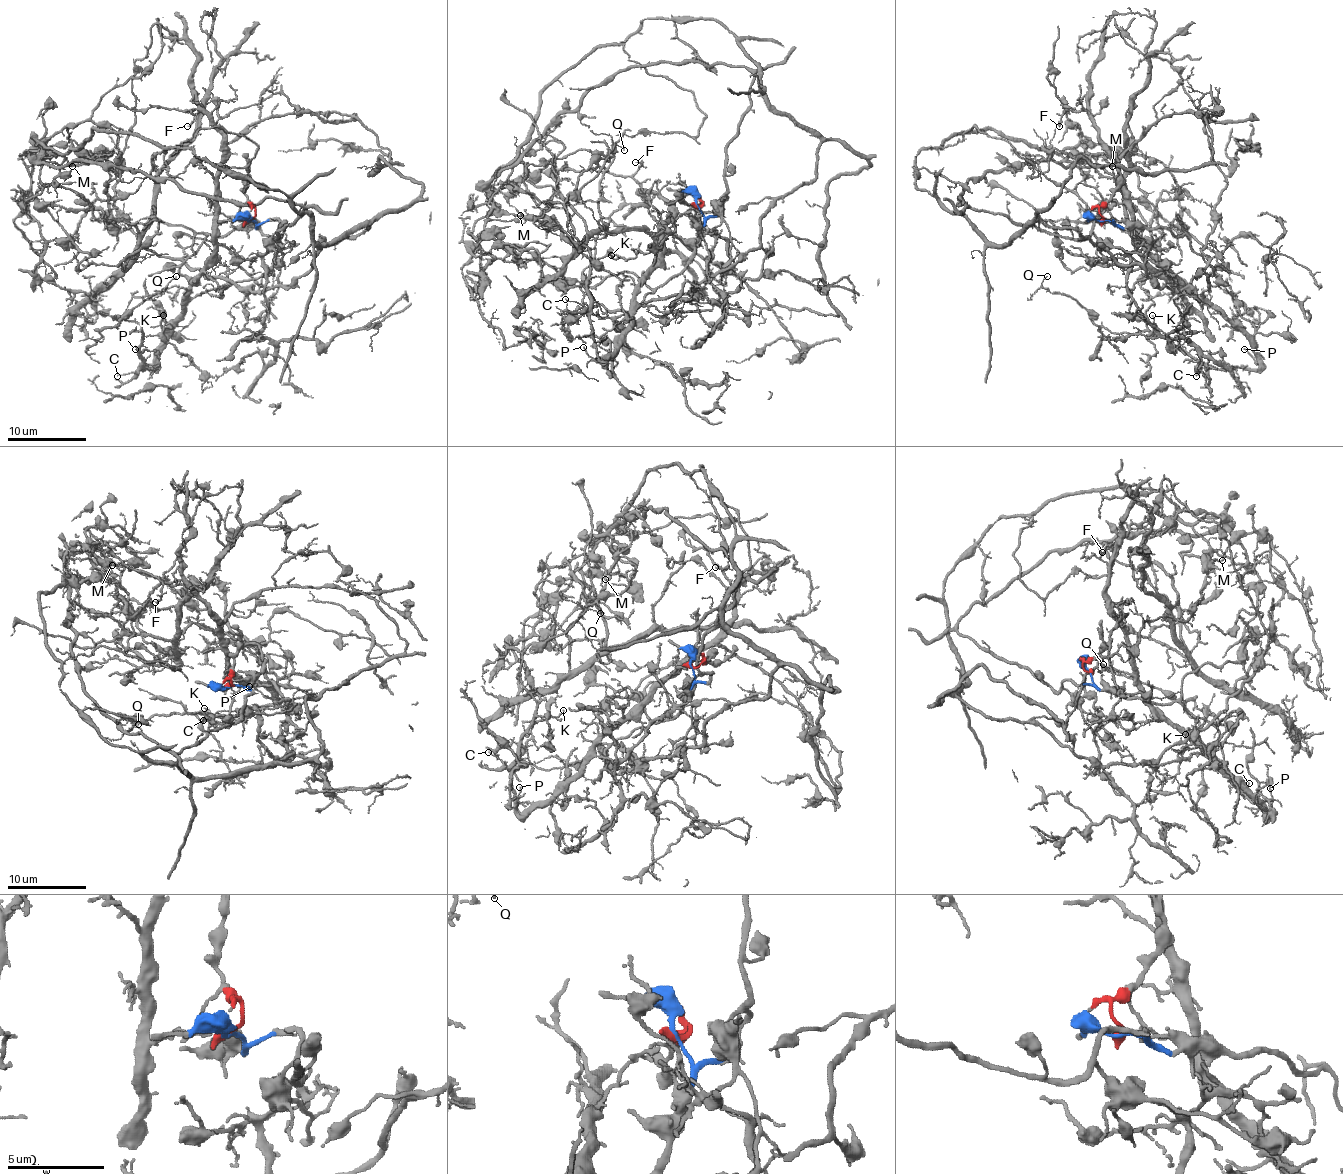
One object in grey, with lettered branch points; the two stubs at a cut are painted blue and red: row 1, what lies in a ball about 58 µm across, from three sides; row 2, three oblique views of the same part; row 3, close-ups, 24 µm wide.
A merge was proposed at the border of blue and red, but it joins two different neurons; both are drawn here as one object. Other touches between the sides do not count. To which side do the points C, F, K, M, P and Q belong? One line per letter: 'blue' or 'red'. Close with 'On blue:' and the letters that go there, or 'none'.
C: red
F: red
K: red
M: blue
P: red
Q: red
On blue: M

